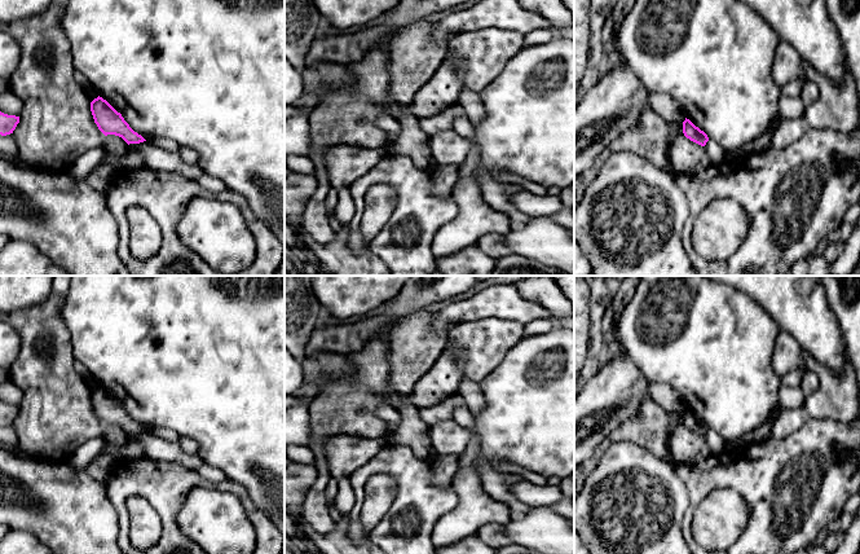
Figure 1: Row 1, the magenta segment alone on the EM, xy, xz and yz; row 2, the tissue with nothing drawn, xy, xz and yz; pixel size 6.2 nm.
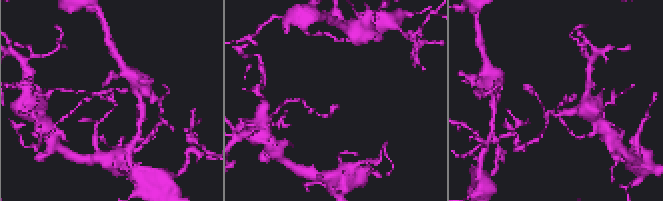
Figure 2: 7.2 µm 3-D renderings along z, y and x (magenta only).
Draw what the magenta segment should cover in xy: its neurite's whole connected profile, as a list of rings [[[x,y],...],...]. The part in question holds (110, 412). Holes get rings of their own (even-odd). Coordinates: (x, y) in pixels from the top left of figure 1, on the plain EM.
[[[97,387],[91,392],[91,401],[98,419],[105,425],[122,427],[128,435],[146,431],[141,425],[134,422],[106,390]]]

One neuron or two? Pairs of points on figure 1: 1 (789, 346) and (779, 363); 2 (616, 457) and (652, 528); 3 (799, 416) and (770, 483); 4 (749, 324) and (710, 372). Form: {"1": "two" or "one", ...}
{"1": "one", "2": "one", "3": "two", "4": "one"}

